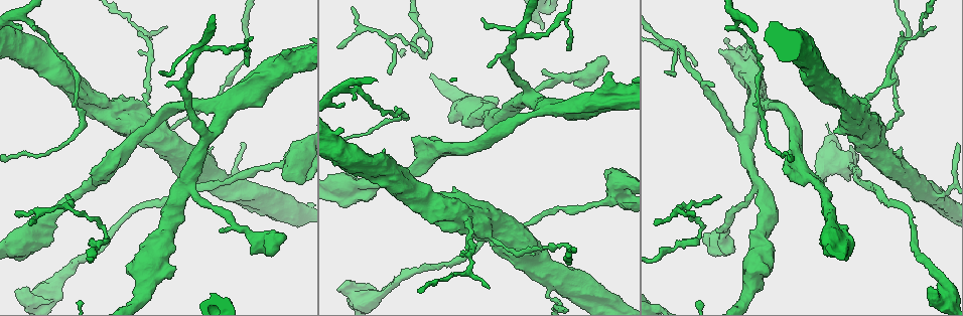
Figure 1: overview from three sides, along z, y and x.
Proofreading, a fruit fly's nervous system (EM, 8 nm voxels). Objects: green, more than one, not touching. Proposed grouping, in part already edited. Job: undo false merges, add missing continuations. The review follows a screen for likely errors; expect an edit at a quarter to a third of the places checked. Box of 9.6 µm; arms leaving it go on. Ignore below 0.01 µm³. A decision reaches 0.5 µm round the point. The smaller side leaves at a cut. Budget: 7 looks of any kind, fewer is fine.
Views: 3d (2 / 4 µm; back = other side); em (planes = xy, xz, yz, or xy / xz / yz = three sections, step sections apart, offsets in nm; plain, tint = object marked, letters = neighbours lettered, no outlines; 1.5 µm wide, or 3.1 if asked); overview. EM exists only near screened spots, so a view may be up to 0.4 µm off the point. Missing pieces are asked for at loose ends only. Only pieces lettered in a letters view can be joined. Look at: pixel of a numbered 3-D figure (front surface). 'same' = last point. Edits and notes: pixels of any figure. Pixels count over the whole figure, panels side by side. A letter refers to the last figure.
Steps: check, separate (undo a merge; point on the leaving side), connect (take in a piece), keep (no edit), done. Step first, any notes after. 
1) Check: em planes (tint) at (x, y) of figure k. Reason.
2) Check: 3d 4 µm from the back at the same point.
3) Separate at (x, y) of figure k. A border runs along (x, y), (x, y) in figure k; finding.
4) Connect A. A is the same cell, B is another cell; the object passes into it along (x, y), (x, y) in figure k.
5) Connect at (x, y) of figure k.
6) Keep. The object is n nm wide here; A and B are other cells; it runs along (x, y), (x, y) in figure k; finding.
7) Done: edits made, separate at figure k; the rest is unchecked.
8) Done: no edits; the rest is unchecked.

Check: 3d 2 µm at (678, 244) of figure 1. Sharp bend.

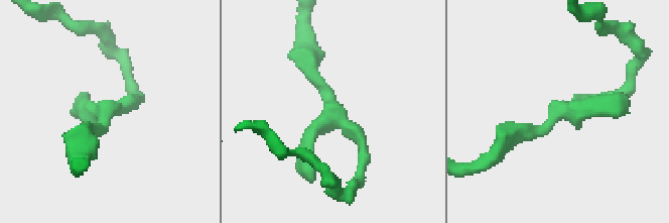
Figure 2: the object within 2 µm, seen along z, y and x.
Check: em planes (letters) at (330, 113) of figure 2.

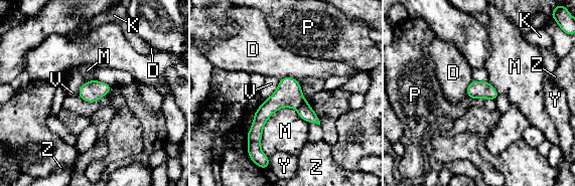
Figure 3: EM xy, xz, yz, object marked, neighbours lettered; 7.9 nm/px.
Separate at (305, 112) of figure 3. The object is 140 nm wide here; D, K, M, P, V, Y and Z are other cells; a border runs along (306, 101), (296, 109) in figure 3; a second neuron is stuck on.

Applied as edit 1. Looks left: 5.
Check: 3d 4 µm at (482, 20) of figure 1. An open end.

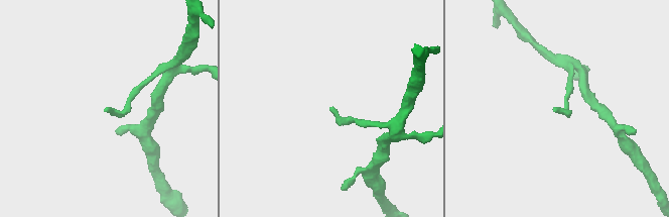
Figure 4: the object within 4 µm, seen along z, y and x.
Check: em planes (tint) at (330, 109) of figure 4. Shape alone is not enough.

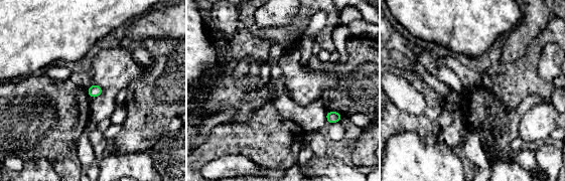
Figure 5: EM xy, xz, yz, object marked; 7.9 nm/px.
Check: em planes (letters) at the same point. What lies round it.

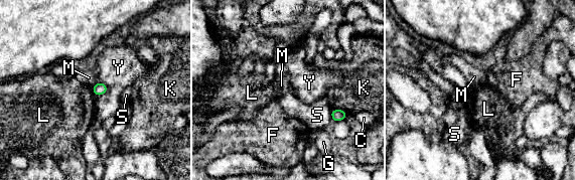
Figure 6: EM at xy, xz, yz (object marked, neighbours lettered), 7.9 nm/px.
Keep. The object is 100 nm wide here; C, F, G, K, L, M, S and Y are other cells; a border runs along (92, 87), (94, 94) in figure 6; none of them fits.

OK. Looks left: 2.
Check: 3d 4 µm at (174, 128) of figure 1. Calibre changes.

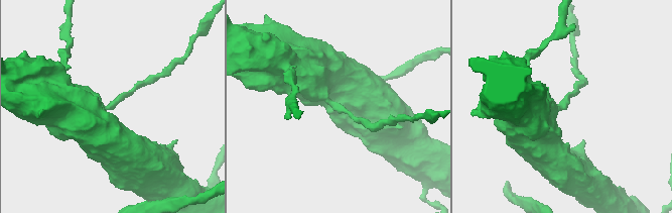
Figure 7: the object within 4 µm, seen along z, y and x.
Check: em planes (letters) at (335, 105) of figure 7. Shape alone is not enough.

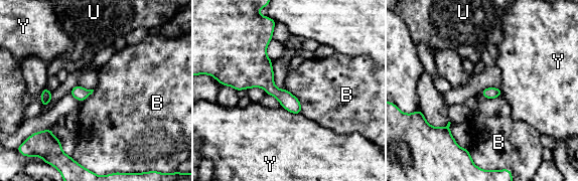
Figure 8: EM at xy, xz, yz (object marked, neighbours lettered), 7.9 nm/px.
Keep. B, U and Y are other cells; a border runs along (285, 88), (298, 100), (301, 113) in figure 8; one neuron here.

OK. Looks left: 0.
Done: edits made, separate at figure 3; the rest is unchecked.

